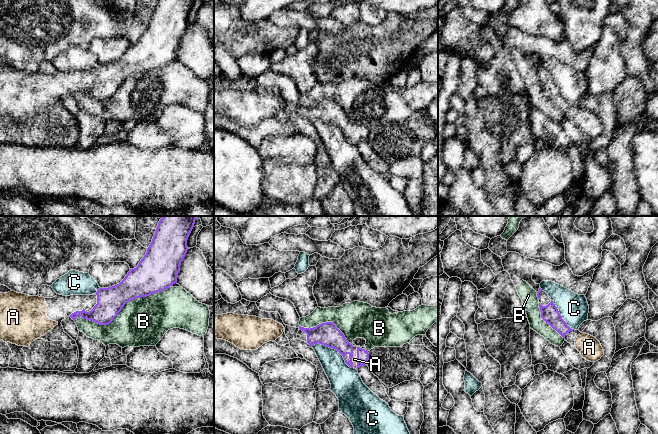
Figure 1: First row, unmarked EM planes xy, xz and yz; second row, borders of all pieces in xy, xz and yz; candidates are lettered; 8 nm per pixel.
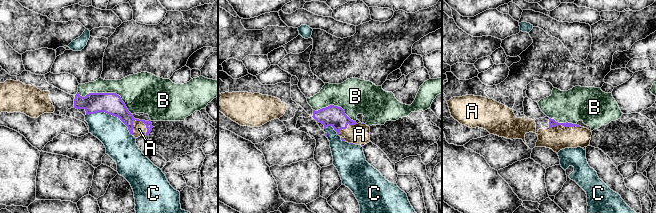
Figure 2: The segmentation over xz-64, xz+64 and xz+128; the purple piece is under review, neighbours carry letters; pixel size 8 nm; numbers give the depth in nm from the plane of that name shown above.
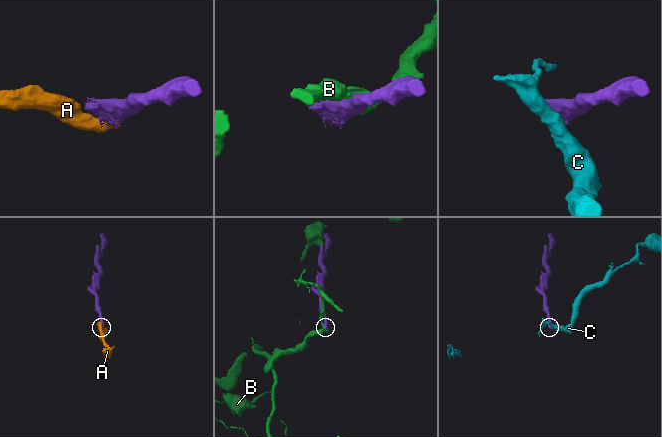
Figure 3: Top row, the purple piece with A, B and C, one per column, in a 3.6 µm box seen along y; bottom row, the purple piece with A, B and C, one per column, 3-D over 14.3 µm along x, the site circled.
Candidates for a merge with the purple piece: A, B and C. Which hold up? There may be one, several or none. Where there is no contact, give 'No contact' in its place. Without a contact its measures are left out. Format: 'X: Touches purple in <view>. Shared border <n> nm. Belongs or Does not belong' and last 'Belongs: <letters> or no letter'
A: Touches purple in xz. Shared border 180 nm. Belongs
B: Touches purple in xy. Shared border 800 nm. Does not belong
C: Touches purple in xz. Shared border 380 nm. Does not belong
Belongs: A

